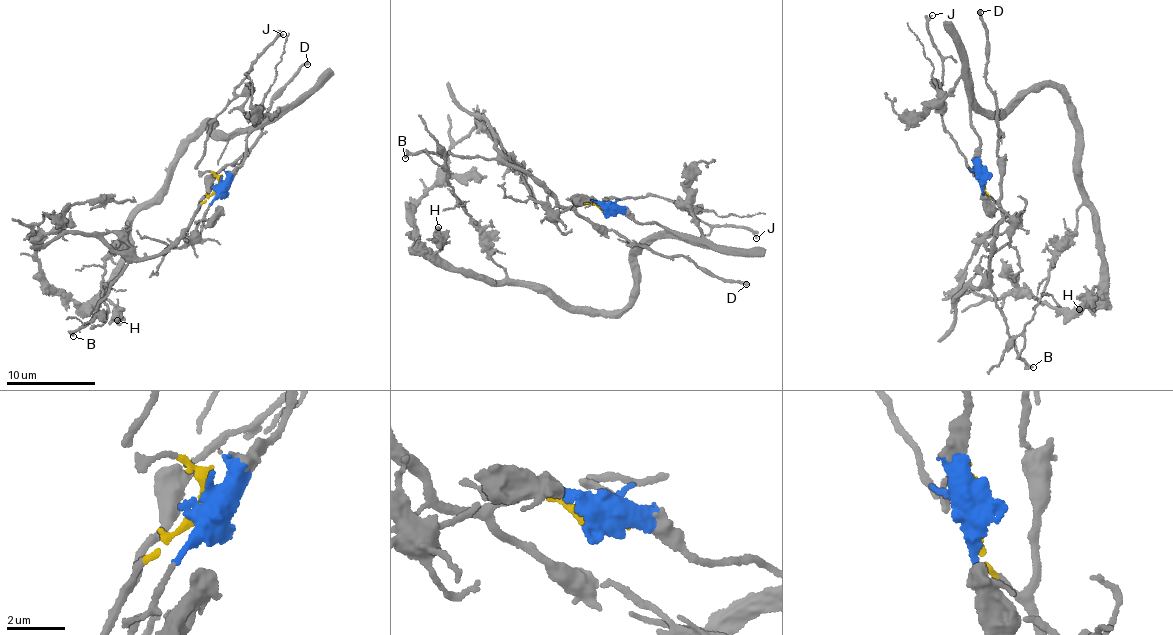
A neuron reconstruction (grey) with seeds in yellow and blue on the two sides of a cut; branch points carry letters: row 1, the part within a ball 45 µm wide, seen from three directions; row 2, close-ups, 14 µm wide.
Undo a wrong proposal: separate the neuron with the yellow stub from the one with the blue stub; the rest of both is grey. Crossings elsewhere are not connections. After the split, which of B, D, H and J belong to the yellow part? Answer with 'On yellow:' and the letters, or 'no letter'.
On yellow: B, D, J

